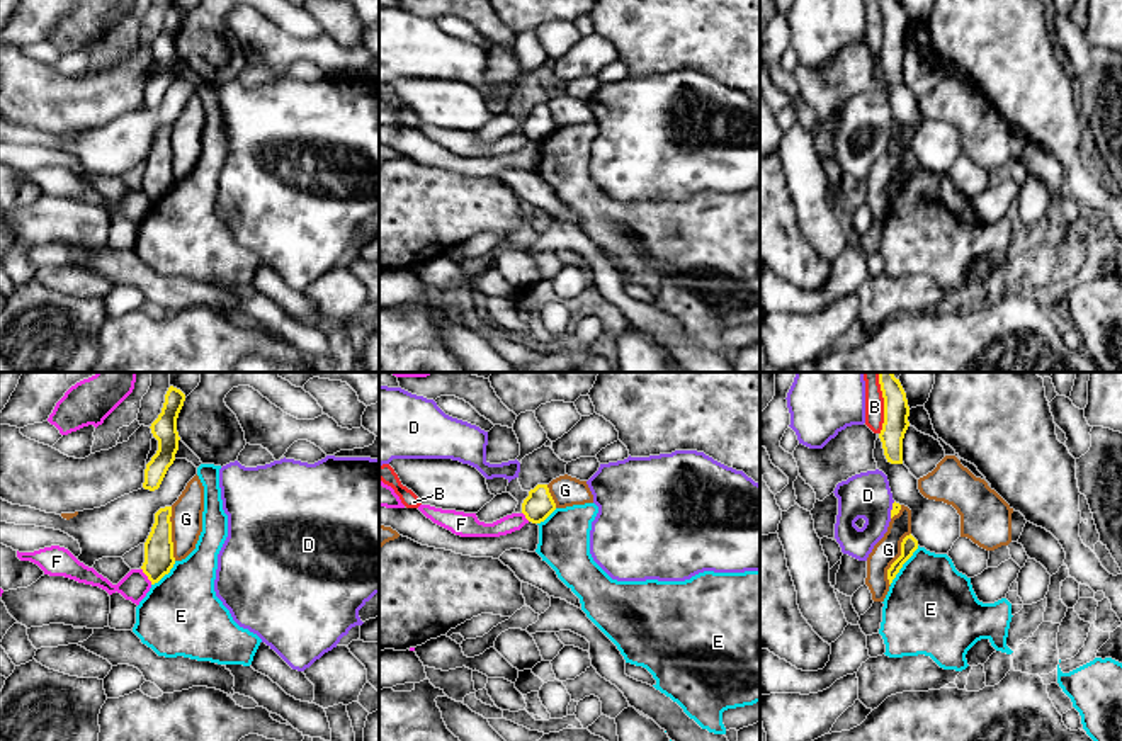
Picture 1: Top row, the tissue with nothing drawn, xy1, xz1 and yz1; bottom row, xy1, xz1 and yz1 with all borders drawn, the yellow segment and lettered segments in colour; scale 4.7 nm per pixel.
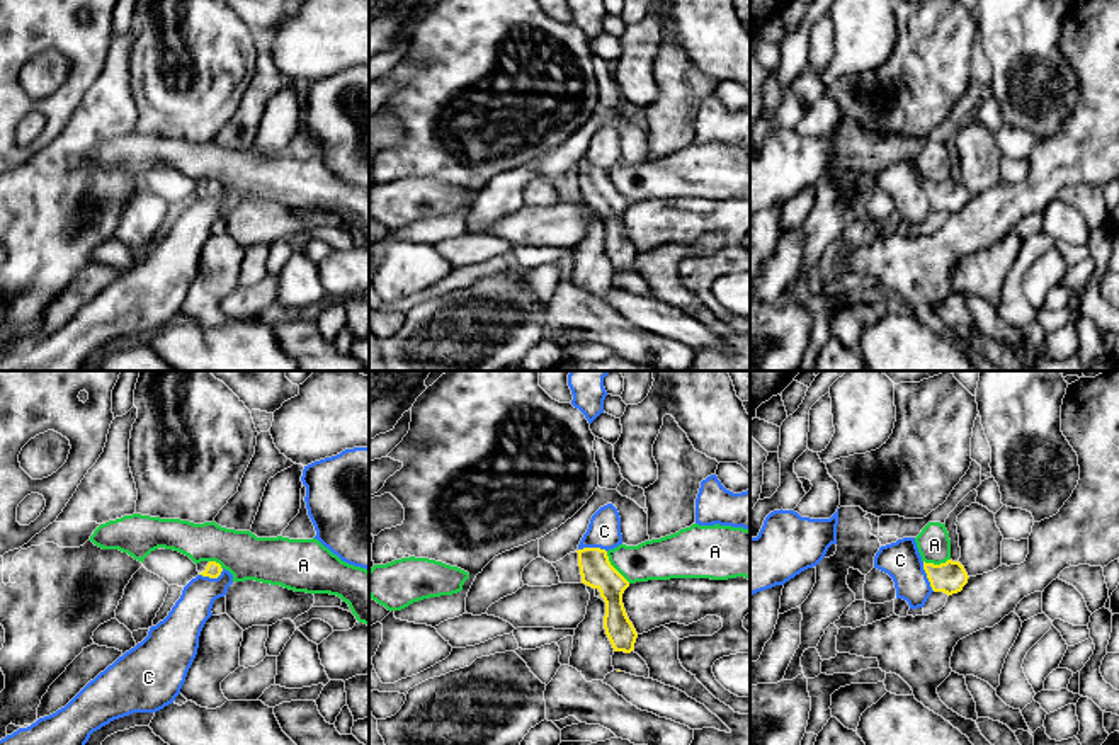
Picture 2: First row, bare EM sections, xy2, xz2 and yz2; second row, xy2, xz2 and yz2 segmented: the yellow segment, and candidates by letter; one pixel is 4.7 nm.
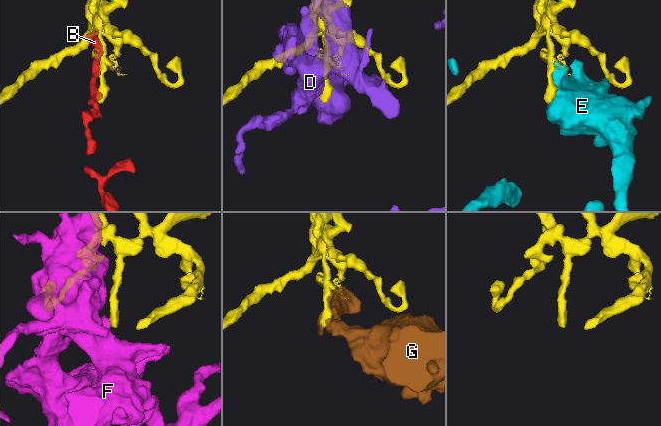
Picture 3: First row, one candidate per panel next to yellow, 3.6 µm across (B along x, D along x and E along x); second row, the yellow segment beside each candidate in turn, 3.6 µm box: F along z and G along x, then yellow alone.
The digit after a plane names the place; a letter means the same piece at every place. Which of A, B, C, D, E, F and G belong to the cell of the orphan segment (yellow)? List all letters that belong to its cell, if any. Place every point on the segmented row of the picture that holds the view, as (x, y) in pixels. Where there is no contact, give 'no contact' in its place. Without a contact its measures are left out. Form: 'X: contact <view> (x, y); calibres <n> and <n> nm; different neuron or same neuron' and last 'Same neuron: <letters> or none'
A: contact xz2 (613, 567); calibres 150 and 200 nm; different neuron
B: contact yz1 (884, 403); calibres 120 and 100 nm; different neuron
C: contact yz2 (927, 577); calibres 150 and 180 nm; different neuron
D: contact yz1 (891, 510); calibres 50 and 220 nm; different neuron
E: contact yz1 (903, 563); calibres 80 and 440 nm; different neuron
F: contact xy1 (147, 575); calibres 140 and 140 nm; different neuron
G: contact xy1 (170, 534); calibres 140 and 150 nm; different neuron
Same neuron: none

